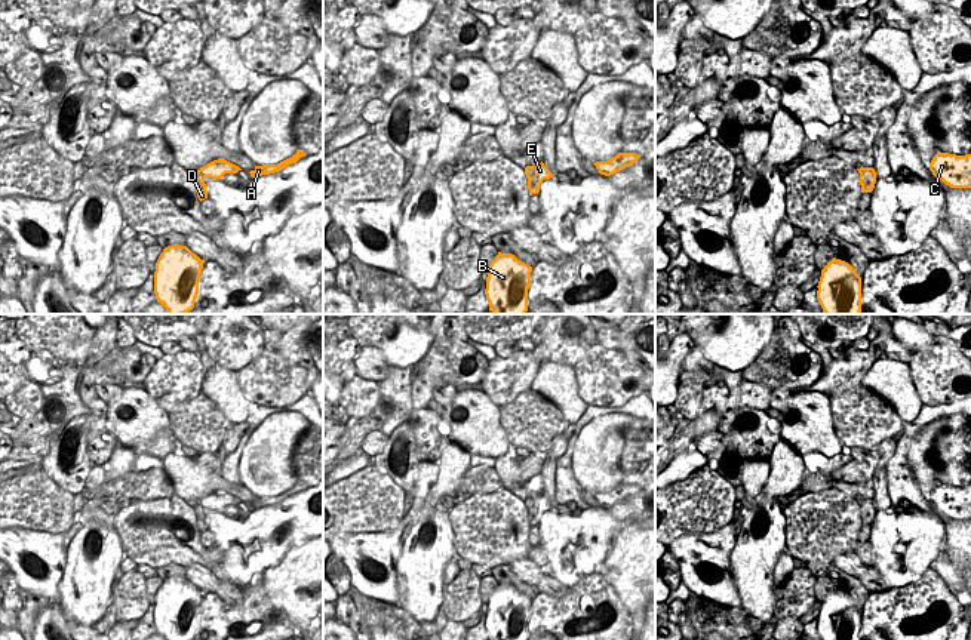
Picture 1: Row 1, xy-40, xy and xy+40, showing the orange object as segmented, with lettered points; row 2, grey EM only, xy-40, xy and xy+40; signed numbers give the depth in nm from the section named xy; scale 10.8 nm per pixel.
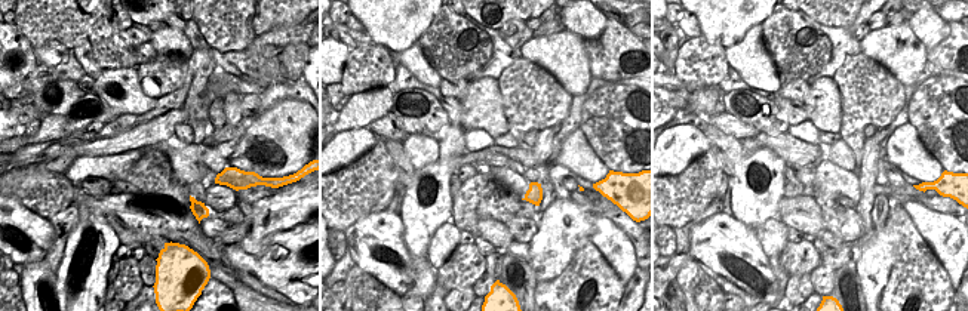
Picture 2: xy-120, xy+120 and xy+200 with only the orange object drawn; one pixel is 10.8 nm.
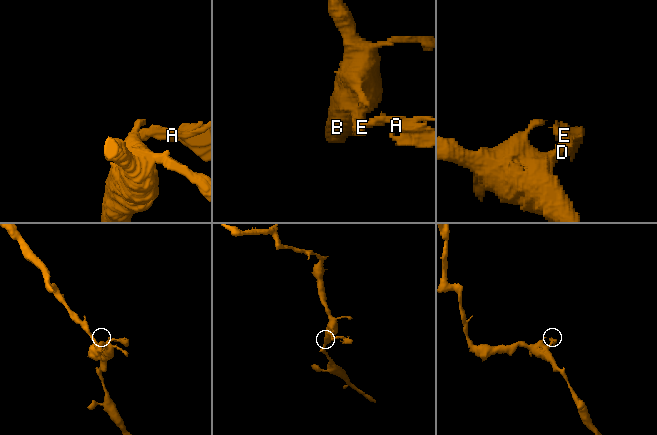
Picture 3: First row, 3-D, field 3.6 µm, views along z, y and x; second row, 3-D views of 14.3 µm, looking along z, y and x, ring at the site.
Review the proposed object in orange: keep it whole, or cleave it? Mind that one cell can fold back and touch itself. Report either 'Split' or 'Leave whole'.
Split

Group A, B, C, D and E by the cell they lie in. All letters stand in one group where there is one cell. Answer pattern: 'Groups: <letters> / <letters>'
Groups: A C E / B D

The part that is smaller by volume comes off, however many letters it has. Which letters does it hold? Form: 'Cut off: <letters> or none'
Cut off: A, C, E

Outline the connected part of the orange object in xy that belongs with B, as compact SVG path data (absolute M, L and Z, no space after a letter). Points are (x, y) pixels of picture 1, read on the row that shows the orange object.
M501 253L491 262L485 295L494 314L525 314L532 267L511 253Z

